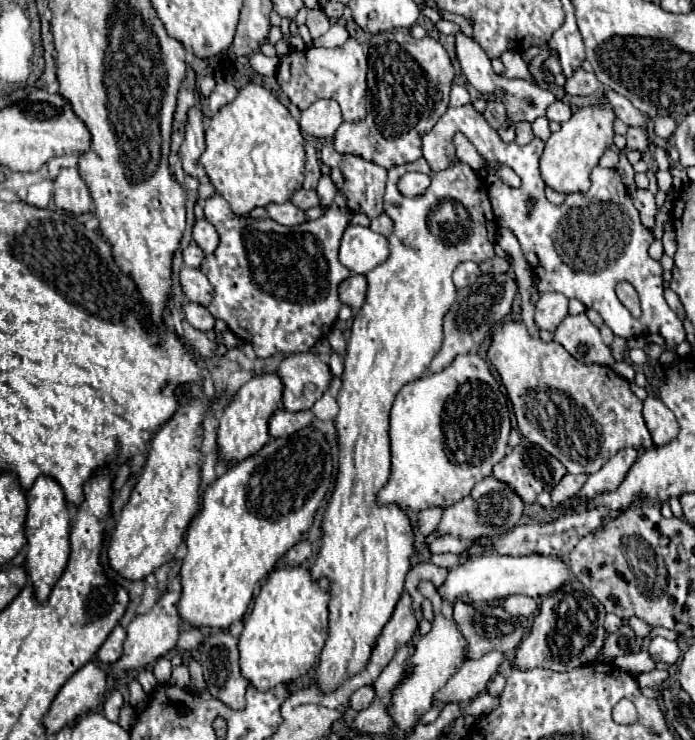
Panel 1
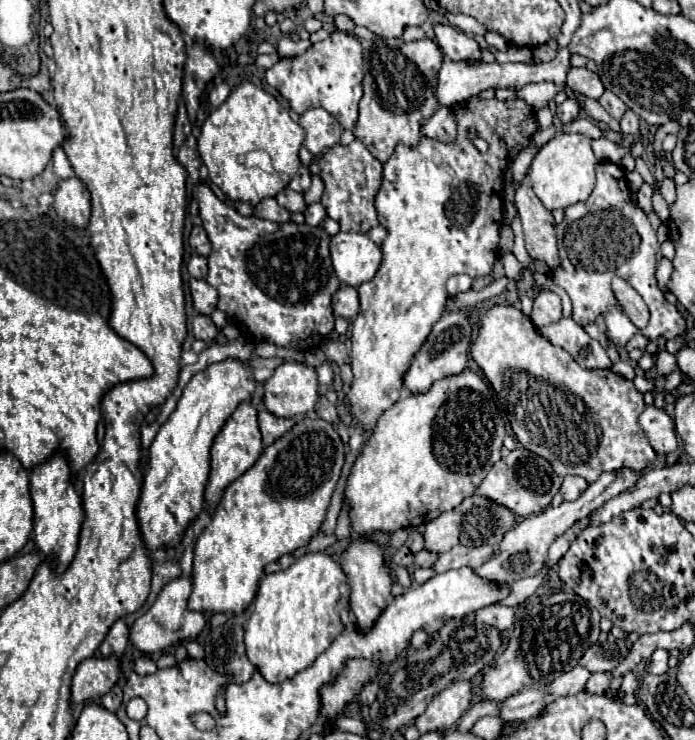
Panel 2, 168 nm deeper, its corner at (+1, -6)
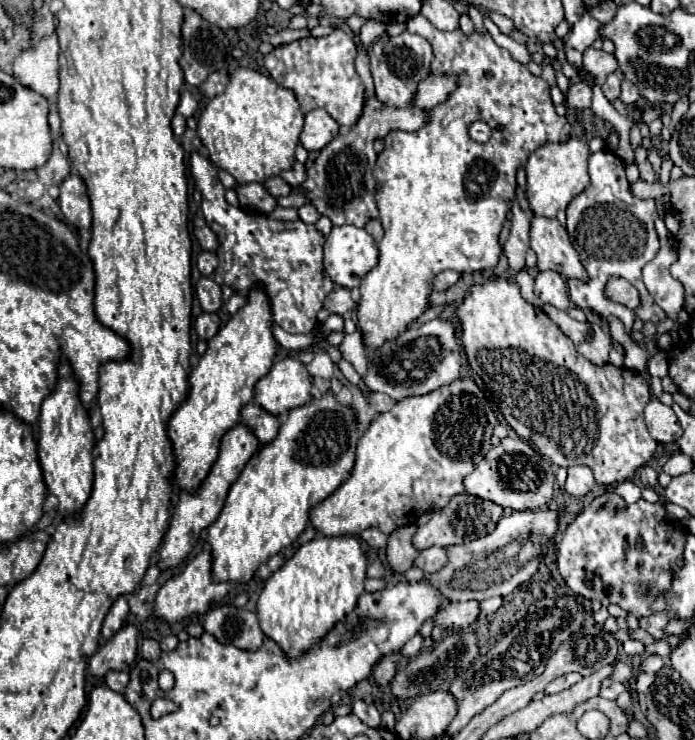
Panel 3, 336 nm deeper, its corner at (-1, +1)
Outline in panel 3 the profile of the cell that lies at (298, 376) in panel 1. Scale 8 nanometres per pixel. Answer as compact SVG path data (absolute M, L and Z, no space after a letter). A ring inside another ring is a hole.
M295 357L277 361L271 371L257 381L253 401L281 419L291 409L307 405L311 401L311 377L305 365Z

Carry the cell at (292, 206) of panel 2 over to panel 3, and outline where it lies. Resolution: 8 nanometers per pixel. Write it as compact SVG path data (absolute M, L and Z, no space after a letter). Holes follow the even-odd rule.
M269 177L263 181L263 187L273 195L273 197L285 197L291 193L291 187L281 179L281 177Z

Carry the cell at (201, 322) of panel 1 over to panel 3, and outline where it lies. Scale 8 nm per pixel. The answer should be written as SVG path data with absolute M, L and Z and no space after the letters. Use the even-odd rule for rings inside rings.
M201 313L195 321L195 331L199 339L209 341L219 331L219 317L215 313Z

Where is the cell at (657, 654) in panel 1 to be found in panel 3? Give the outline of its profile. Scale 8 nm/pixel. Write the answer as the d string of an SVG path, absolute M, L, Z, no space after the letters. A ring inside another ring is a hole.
M649 655L641 661L641 671L645 673L657 673L661 667L663 667L663 661L659 655Z

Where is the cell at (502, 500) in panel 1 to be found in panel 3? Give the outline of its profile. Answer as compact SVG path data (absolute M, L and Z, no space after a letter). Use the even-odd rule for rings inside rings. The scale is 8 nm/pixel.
M467 493L457 495L443 509L435 511L427 525L417 527L417 531L413 535L413 547L421 551L421 549L429 549L433 545L439 545L439 547L457 545L457 543L463 543L465 537L467 539L485 537L487 533L491 533L495 529L501 515L503 515L503 507L499 507L499 505L495 505L491 501L483 501L483 499L471 497Z

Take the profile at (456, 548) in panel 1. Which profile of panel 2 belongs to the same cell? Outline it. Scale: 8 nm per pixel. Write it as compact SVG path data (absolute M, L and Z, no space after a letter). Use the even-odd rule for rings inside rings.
M421 550L415 554L415 564L417 566L433 566L437 562L437 558L439 558L439 554L429 552L429 550Z

